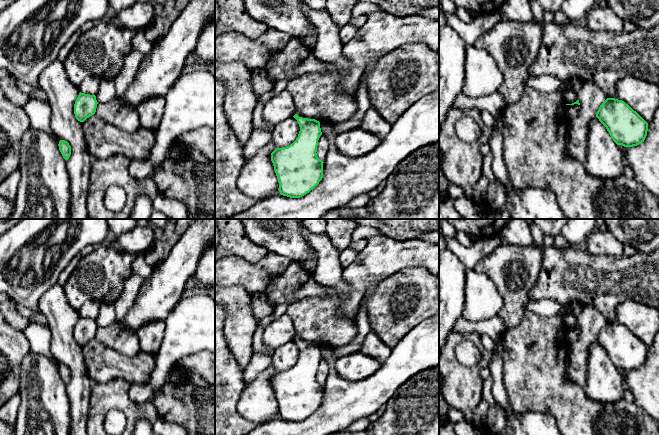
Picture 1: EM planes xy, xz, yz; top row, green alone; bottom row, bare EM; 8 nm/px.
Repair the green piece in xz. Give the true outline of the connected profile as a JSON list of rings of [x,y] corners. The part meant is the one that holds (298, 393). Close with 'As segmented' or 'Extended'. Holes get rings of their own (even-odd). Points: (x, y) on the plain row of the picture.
[[[293,340],[300,351],[296,364],[289,370],[276,372],[271,385],[278,403],[280,418],[300,422],[313,414],[323,402],[323,385],[317,381],[320,346]]]. As segmented

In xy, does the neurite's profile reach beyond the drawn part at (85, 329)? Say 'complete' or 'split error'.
complete

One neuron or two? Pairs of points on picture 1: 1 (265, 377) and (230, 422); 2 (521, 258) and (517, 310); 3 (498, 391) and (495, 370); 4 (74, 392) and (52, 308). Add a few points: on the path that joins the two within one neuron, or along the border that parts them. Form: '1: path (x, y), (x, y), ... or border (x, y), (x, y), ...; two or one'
1: border (242, 389), (236, 410), (245, 419), (258, 424); two
2: path (517, 271), (517, 297); one
3: path (497, 386), (496, 375); one
4: path (76, 371), (75, 361), (63, 347), (62, 329); one

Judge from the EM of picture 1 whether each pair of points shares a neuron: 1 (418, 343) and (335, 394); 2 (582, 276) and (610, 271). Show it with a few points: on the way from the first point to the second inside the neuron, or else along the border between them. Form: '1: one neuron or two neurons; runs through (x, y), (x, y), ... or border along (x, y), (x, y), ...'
1: one neuron; runs through (398, 364), (368, 394), (356, 394)
2: one neuron; runs through (589, 276), (603, 276)

